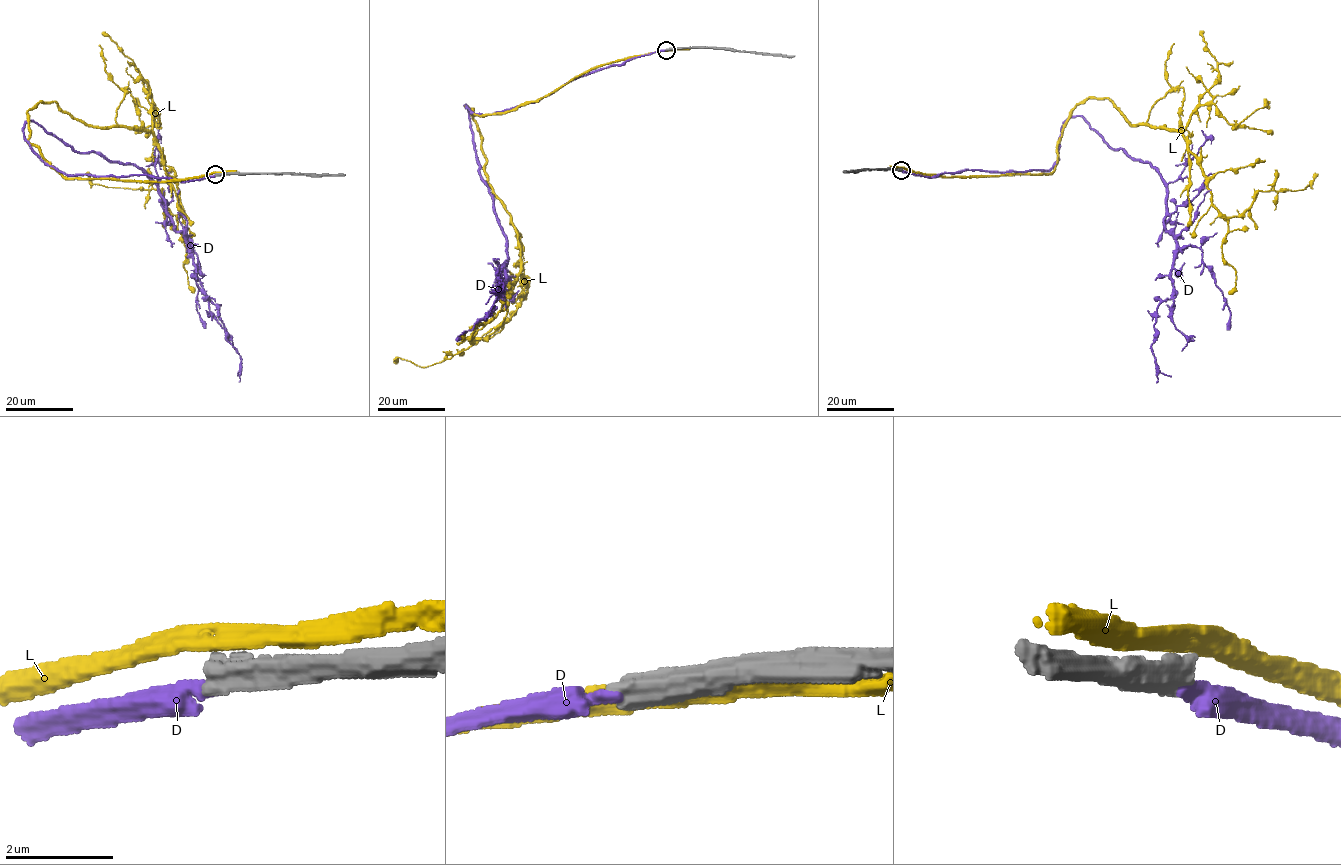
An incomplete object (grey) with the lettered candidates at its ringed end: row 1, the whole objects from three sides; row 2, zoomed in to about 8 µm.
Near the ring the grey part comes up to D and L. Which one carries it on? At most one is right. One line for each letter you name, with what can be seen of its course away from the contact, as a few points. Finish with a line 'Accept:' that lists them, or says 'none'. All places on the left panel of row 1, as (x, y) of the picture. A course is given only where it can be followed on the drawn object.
Accept: none

